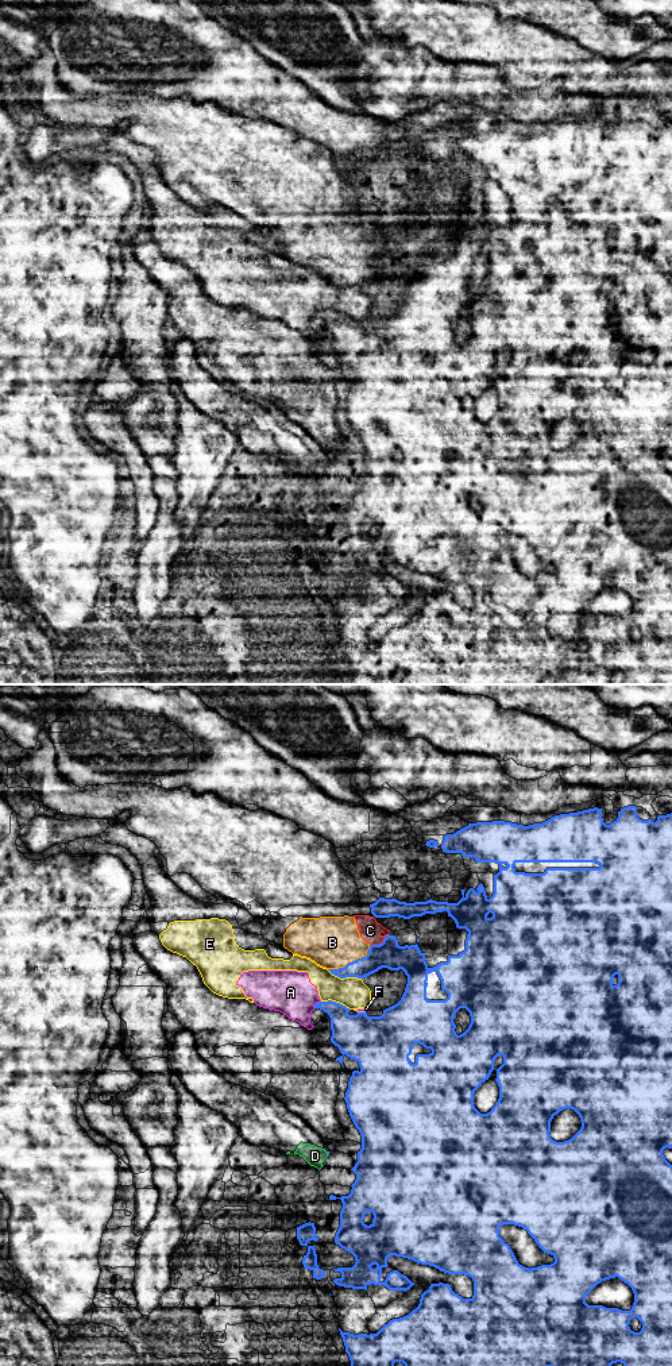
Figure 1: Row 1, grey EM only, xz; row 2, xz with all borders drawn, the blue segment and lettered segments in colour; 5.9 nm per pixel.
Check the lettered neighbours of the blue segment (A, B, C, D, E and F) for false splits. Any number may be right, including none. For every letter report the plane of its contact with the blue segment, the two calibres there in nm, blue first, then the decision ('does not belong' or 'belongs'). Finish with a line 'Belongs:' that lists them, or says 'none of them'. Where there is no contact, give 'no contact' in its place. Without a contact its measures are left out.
A: xz | 190/260 nm | does not belong
B: xz | 160/300 nm | does not belong
C: xz | 160/130 nm | does not belong
D: xz | 20/120 nm | does not belong
E: xz | 140/180 nm | does not belong
F: xz | 340/30 nm | does not belong
Belongs: none of them

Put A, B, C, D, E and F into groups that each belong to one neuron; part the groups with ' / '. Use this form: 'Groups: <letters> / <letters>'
Groups: A E F / B C / D

